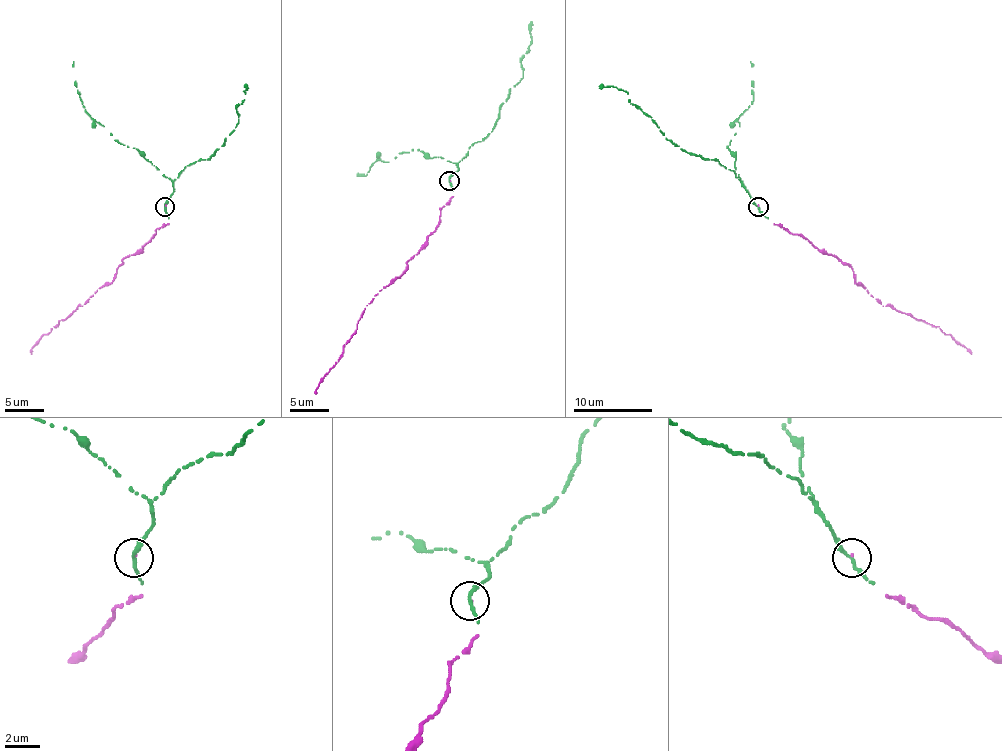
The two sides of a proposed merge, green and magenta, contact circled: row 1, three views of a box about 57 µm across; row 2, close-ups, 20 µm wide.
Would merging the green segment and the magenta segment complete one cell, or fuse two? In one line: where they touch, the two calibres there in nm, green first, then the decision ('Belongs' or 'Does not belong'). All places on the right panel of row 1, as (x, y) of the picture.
Place: (758, 207). Thickness 200 nm (green) against 70 nm. Belongs

